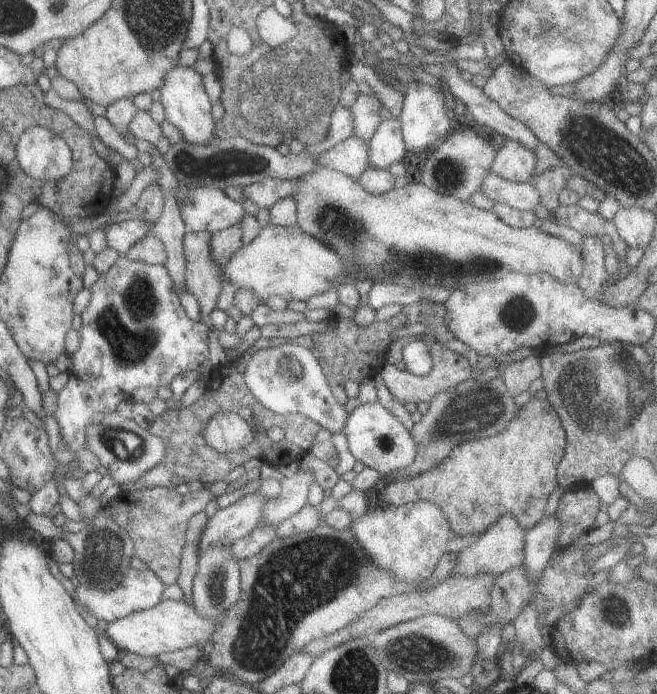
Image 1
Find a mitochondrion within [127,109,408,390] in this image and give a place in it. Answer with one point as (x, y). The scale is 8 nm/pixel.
(335, 219)

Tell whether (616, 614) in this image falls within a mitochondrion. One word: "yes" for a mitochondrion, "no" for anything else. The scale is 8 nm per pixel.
yes

